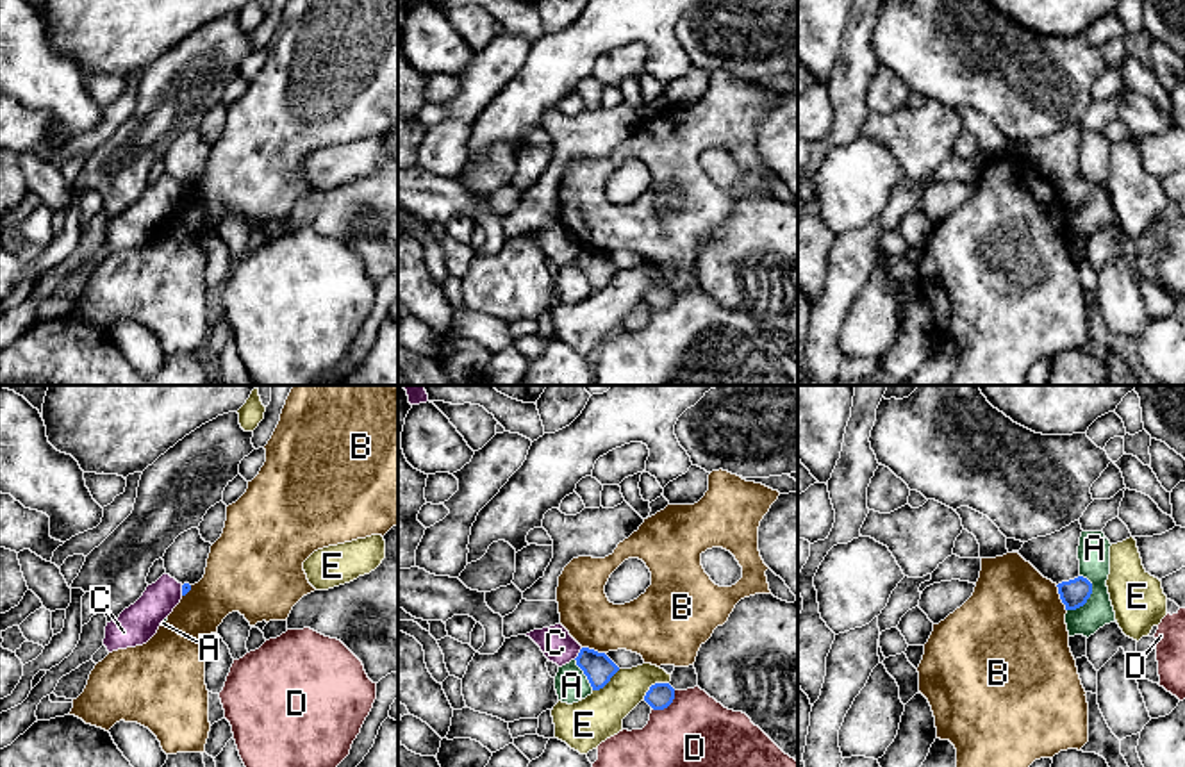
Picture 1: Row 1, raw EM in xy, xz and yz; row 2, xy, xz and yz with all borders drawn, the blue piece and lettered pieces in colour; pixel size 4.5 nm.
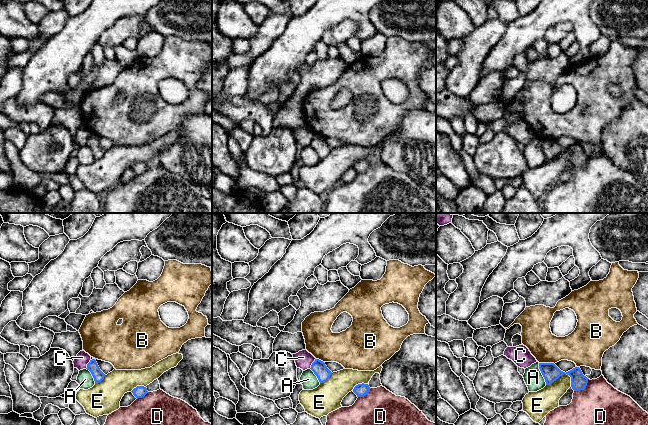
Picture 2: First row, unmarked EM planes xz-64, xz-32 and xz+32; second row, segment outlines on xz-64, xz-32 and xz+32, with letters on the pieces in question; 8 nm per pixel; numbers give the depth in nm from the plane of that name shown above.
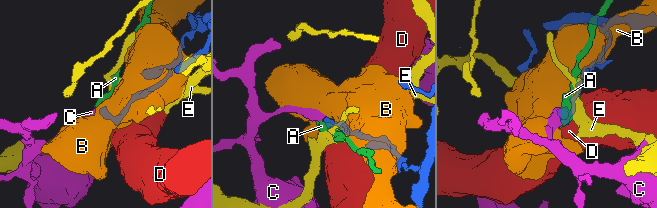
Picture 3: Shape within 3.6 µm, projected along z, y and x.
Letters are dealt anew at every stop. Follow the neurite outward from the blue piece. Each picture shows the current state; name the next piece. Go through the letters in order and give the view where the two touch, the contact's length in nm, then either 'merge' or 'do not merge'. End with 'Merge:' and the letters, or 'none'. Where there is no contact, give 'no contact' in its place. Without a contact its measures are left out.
A: yz | 180 nm | do not merge
B: yz | 130 nm | do not merge
C: xz | 70 nm | do not merge
D: xz | 140 nm | do not merge
E: xz | 150 nm | do not merge
Merge: none

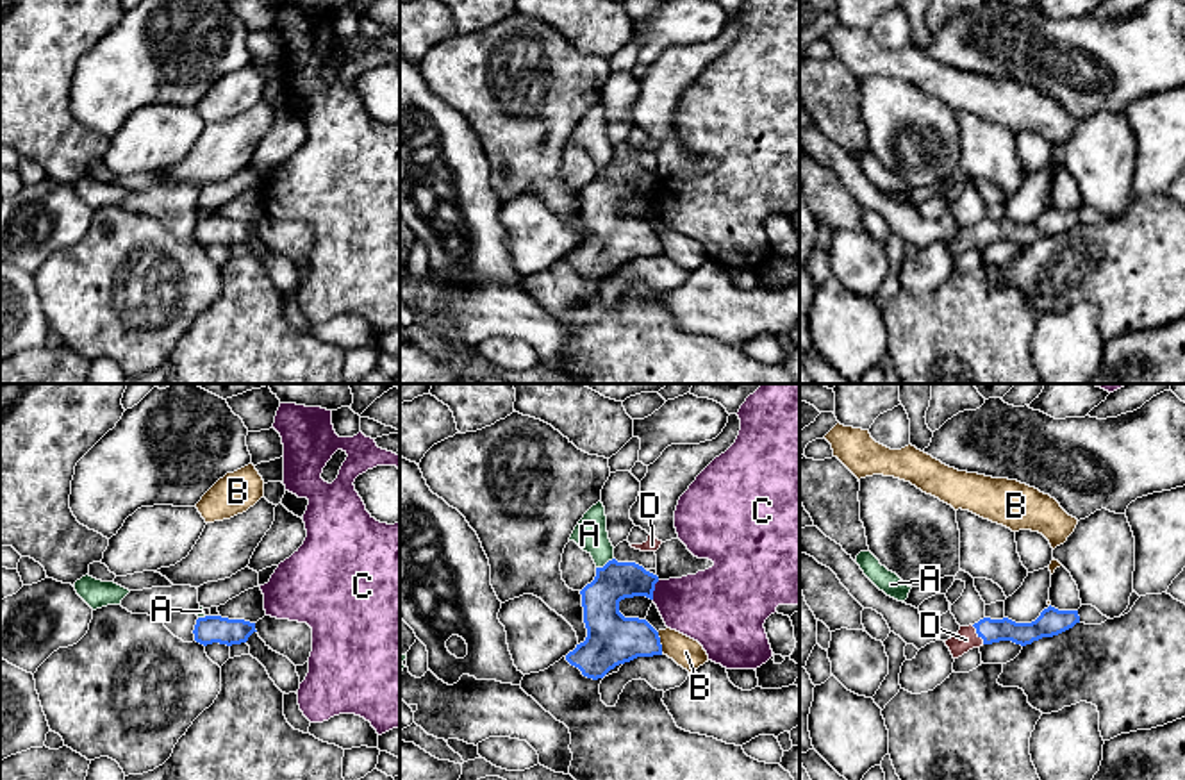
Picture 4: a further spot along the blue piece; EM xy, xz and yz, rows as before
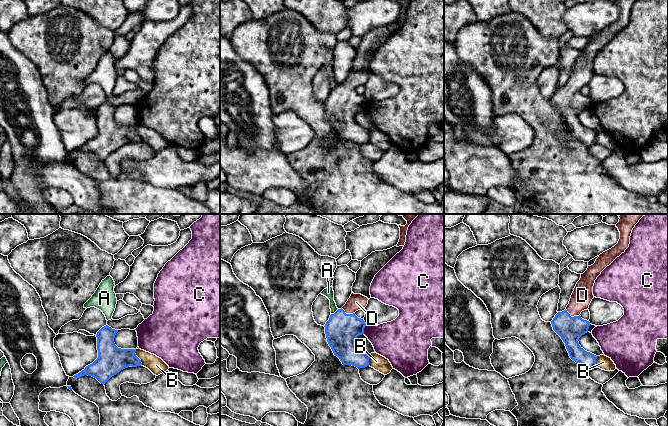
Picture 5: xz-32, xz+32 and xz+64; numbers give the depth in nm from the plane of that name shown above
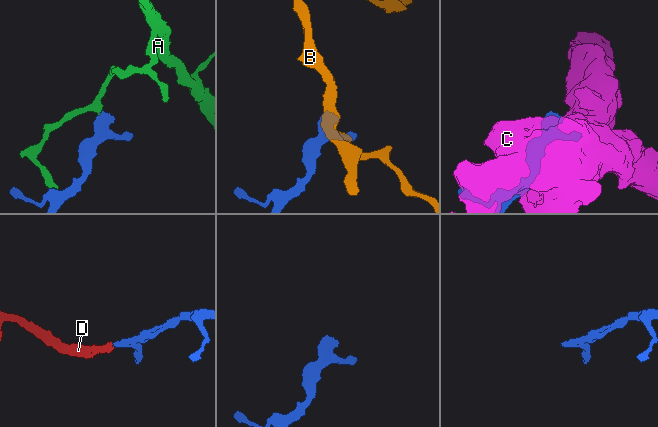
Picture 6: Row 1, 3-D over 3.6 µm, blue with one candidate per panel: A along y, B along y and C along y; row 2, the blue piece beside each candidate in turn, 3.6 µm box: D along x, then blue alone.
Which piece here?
A: xz | 90 nm | do not merge
B: xz | 100 nm | do not merge
C: xz | 90 nm | do not merge
D: yz | 110 nm | merge
Merge: D

